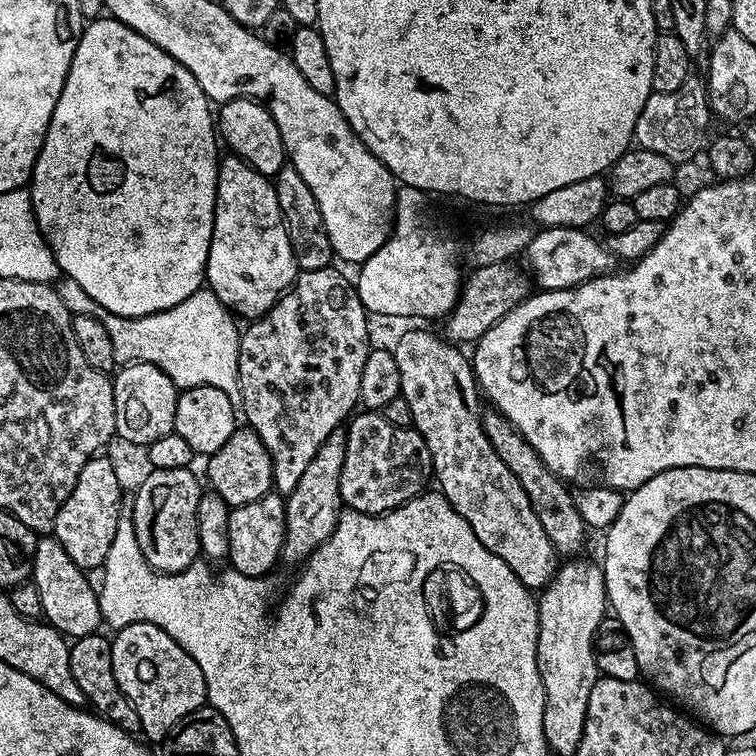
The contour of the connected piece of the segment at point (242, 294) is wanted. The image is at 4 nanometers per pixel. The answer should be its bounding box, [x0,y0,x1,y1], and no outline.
[204,154,298,318]

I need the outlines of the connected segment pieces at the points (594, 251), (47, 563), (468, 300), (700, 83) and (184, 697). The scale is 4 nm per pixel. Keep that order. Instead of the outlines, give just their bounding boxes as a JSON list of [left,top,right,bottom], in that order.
[[526,228,614,290],[31,534,100,638],[442,262,530,346],[635,78,714,166],[111,622,208,741]]

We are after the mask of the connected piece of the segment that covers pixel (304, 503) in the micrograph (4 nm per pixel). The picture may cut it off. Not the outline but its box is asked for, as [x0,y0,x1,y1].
[280,430,347,565]

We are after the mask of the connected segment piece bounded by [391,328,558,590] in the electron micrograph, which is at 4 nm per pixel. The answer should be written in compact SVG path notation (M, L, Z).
M412 328L402 333L391 351L398 362L400 396L410 404L413 415L411 427L422 434L426 450L430 450L434 480L440 483L437 484L439 491L444 493L450 506L454 506L454 510L466 518L470 530L474 530L478 542L482 542L486 550L498 554L498 558L502 558L502 562L514 570L514 574L529 590L542 590L556 575L558 553L550 538L546 538L546 530L542 530L542 522L538 522L538 514L534 514L534 506L530 506L526 490L522 490L518 478L510 474L510 466L498 458L494 446L490 446L486 438L480 424L481 413L476 412L478 385L469 357L463 356L460 353L463 351L443 335L435 336L424 328Z

